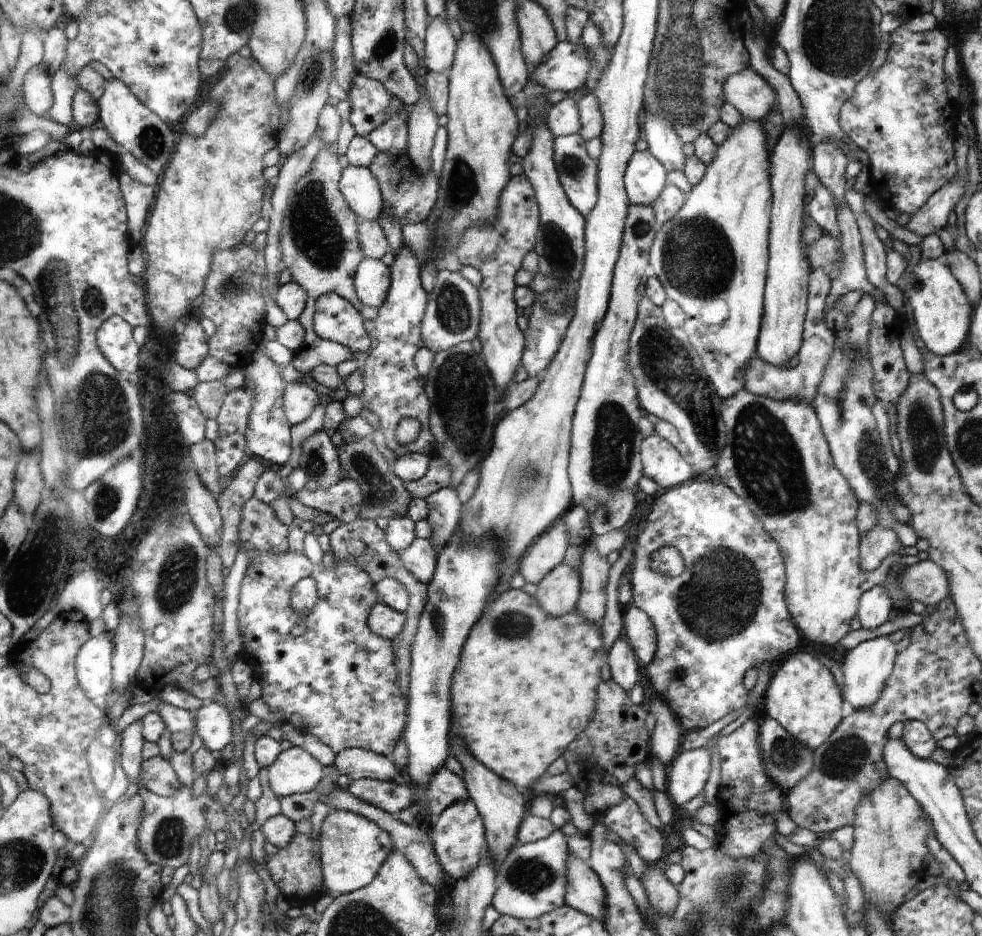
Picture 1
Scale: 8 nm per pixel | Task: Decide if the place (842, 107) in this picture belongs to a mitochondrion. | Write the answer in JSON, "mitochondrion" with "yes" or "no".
{"mitochondrion":"no"}

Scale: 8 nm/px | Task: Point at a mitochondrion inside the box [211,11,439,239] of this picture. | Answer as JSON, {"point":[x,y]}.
{"point":[387,44]}

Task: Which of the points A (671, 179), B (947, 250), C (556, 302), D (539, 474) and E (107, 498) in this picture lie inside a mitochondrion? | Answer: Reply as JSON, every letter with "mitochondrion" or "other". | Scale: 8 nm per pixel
{"A":"other","B":"other","C":"mitochondrion","D":"mitochondrion","E":"mitochondrion"}

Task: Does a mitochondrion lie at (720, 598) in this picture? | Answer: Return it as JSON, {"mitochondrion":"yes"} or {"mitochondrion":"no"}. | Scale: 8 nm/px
{"mitochondrion":"yes"}

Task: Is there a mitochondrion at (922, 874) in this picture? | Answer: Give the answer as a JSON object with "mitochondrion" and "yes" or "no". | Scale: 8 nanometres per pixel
{"mitochondrion":"no"}

